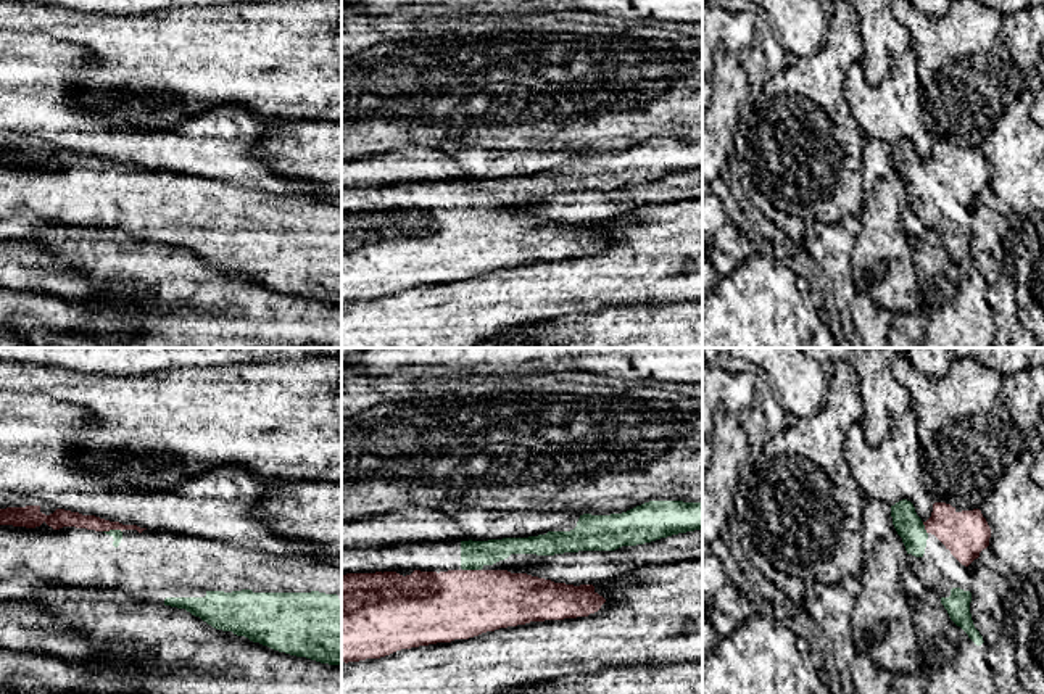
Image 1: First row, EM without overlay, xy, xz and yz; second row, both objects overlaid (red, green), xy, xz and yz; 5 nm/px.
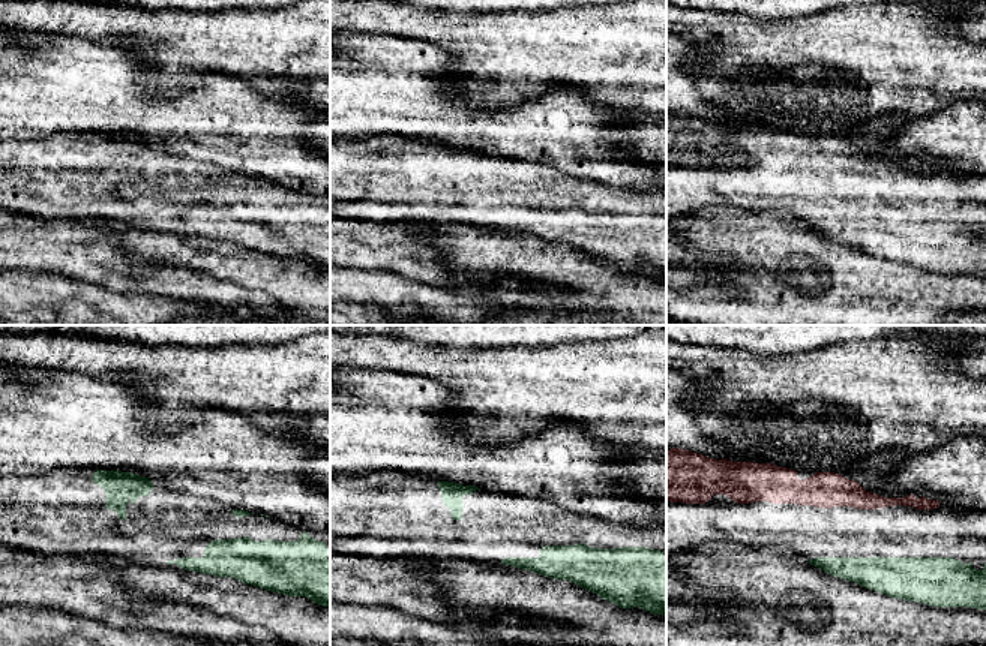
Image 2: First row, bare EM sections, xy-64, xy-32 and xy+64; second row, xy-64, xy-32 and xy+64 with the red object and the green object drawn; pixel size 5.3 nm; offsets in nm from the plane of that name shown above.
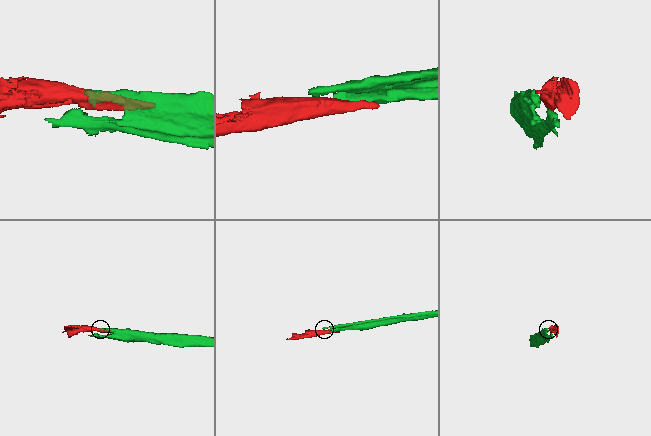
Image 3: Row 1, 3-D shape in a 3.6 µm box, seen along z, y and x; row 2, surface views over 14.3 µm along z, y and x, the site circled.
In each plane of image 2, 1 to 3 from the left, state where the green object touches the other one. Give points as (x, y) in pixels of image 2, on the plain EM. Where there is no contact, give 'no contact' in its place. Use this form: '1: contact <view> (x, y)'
1: no contact
2: no contact
3: no contact

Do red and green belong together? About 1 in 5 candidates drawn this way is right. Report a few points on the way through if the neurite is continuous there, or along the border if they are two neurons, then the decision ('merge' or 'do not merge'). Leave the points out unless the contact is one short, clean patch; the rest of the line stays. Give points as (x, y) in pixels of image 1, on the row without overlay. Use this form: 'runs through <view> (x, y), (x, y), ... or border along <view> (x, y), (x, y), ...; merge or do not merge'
runs through xy (63, 156), (95, 161), (111, 168), (116, 174); merge

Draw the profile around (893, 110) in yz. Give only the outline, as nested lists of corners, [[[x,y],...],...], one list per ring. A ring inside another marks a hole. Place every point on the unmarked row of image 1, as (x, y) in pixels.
[[[857,61],[844,76],[844,98],[865,138],[878,138],[888,145],[907,138],[922,161],[931,156],[934,142],[925,126],[917,77],[905,77],[894,68],[881,84],[870,85]]]

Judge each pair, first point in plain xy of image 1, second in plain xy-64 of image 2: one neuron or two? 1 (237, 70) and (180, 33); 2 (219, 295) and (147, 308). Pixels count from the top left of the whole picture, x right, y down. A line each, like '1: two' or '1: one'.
1: one
2: two

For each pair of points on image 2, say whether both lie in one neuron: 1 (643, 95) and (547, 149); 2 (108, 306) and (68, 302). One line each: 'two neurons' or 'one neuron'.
1: two neurons
2: one neuron

